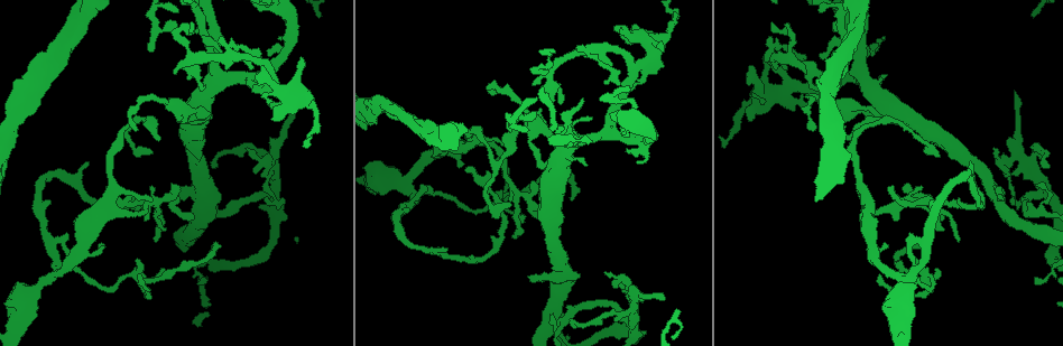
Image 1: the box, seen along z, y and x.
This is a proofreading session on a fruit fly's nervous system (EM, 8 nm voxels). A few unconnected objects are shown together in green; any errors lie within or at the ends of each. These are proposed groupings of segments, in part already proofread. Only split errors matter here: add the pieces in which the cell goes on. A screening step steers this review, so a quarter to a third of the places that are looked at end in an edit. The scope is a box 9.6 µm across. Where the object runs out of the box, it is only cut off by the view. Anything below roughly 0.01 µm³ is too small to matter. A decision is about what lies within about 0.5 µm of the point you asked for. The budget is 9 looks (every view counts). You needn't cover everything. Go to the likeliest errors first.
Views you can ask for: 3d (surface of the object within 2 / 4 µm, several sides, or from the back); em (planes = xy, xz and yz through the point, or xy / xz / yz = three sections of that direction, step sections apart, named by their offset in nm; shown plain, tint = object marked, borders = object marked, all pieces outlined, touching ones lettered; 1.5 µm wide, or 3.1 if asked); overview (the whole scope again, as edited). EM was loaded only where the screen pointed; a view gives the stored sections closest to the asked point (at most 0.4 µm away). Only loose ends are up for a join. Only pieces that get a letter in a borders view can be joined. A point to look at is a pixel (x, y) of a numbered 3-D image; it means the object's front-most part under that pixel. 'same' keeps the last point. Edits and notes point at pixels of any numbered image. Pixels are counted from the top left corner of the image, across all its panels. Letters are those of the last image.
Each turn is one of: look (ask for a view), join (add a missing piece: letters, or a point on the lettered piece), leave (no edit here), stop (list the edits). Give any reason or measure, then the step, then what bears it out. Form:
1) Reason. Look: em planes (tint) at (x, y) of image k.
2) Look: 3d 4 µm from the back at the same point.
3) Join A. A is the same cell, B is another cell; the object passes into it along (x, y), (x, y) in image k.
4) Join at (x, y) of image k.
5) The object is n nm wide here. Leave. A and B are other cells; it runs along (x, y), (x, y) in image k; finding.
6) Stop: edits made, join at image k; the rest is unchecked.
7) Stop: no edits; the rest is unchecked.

Free end. Look: em yz step 8 (tint) at (619, 29) of image 1.

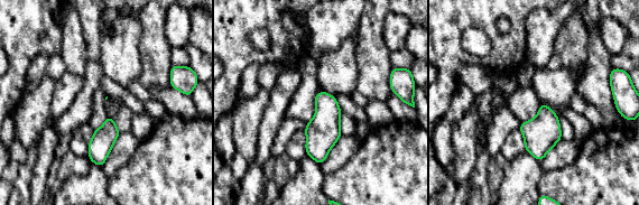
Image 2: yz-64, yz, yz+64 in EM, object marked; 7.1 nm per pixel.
Another direction. Look: em xy step 4 (borders) at the same point.

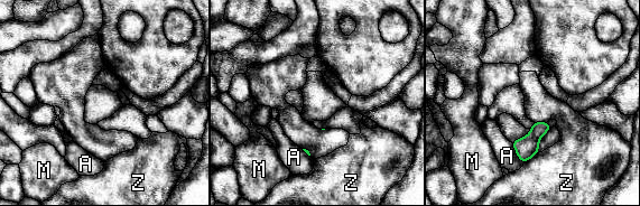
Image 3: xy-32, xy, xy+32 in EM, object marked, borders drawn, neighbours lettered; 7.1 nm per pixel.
Leave. A, M and Z are other cells; a border runs along (510, 142), (517, 156), (523, 162) in image 3; no lettered piece goes on from it.

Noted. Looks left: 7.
Tapers out. Look: em planes (borders) at (282, 198) of image 1.

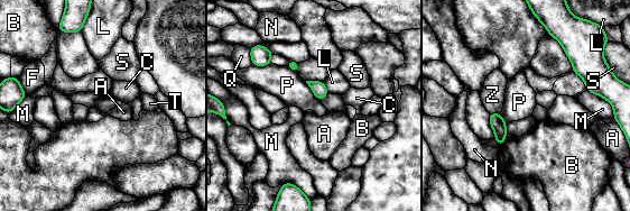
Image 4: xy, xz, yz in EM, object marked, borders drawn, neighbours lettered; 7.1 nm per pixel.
The object is 100 nm wide here. Join Q. Q is the same cell, A, B, C, F, L, M, N, P, S, T and Z are other cells; it goes on there.

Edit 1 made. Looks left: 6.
Look: overview.

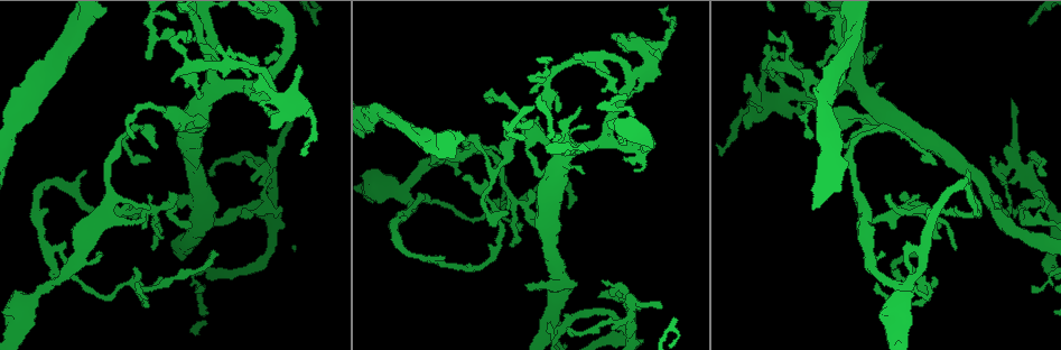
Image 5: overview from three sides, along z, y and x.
Free end. Look: em planes (borders) at (188, 192) of image 5.

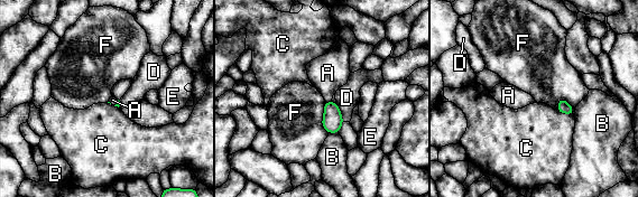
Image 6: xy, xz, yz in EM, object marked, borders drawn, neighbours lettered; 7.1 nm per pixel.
Join A. A is the same cell, B, C, D, E and F are other cells; the object passes into it along (332, 121), (327, 102), (327, 73) in image 6; the cell continues.

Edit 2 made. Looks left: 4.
Redraw. Look: overview.

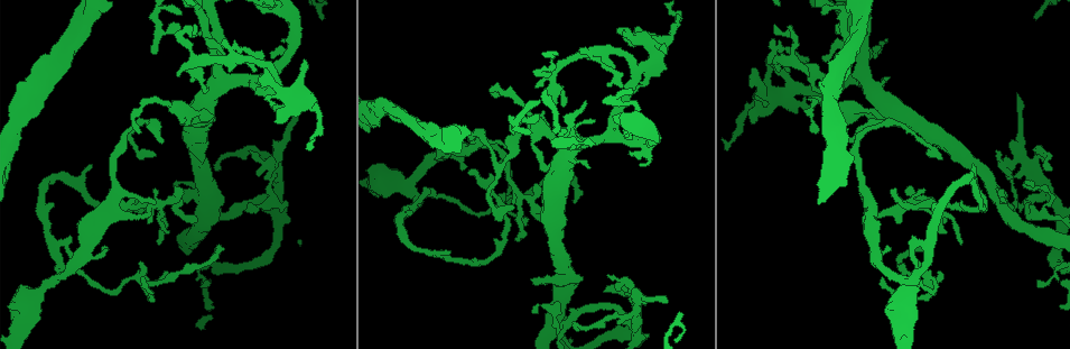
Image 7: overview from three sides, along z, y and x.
Free end. Look: em xy step 8 (borders) at (182, 32) of image 7.

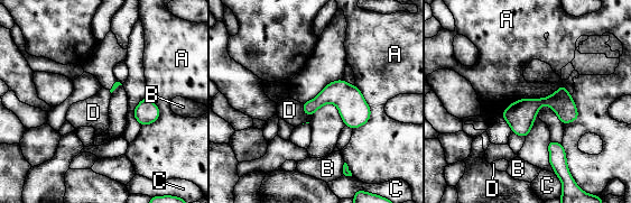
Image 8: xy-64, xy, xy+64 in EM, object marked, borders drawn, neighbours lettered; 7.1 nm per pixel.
Leave. A, B, C and D are other cells; a border runs along (562, 83), (503, 111) in image 8; no lettered piece goes on from it.

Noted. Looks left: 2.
Stop: edits made, join at image 4, join at image 6; the rest is unchecked.

